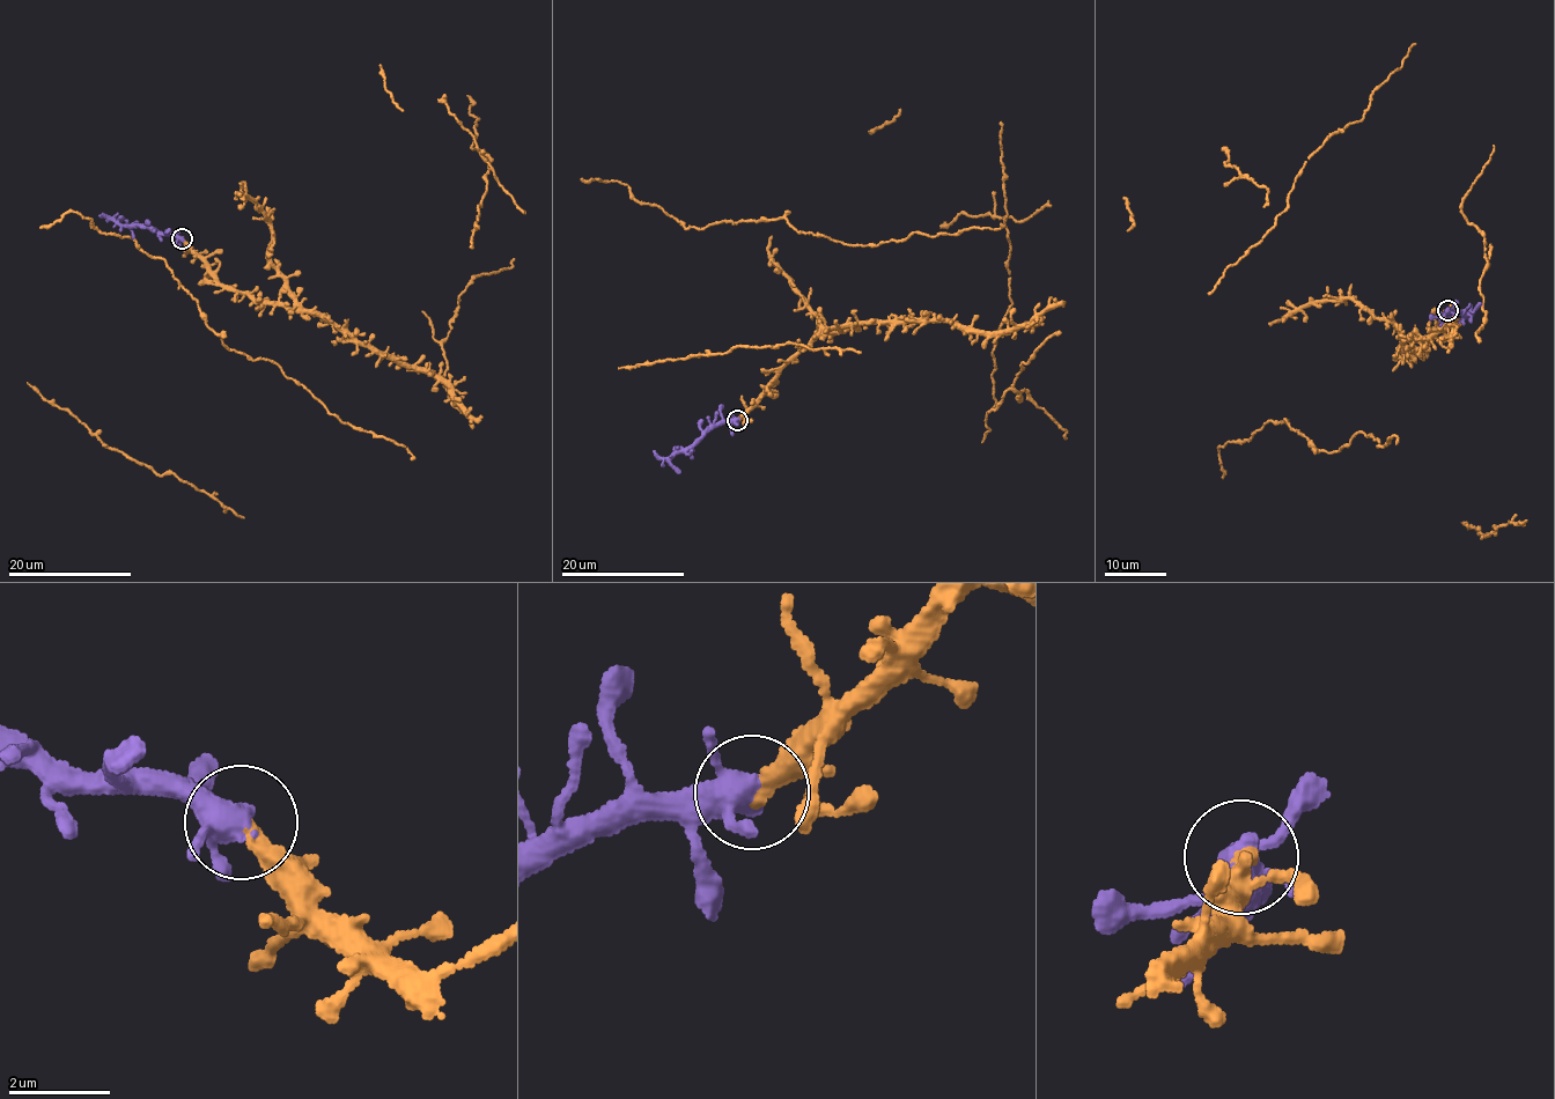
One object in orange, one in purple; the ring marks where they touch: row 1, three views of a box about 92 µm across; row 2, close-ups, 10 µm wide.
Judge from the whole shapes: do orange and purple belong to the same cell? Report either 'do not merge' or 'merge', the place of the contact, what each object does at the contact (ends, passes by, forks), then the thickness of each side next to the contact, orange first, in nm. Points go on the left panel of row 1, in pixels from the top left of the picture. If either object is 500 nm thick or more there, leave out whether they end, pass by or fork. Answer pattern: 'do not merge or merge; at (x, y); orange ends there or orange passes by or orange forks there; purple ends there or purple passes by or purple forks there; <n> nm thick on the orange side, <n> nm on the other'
merge; at (182, 238); orange ends there; purple forks there; 340 nm thick on the orange side, 380 nm on the other

